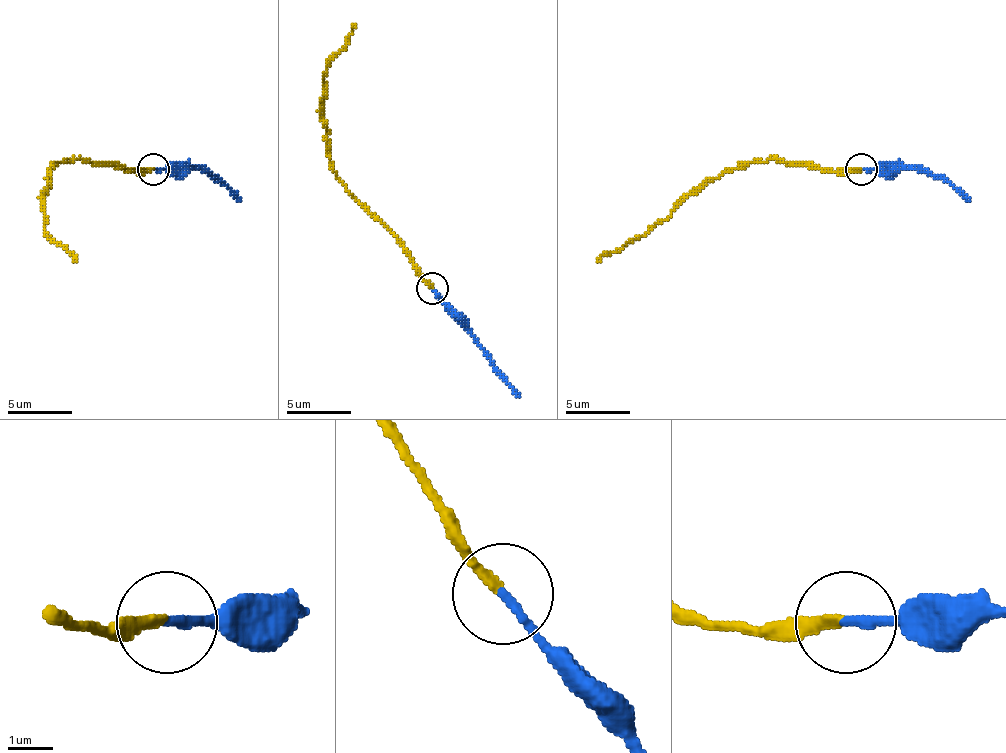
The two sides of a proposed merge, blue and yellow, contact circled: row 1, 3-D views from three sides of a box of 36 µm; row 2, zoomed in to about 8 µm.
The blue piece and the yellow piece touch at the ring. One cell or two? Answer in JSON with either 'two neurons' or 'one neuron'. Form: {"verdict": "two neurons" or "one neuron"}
{"verdict": "two neurons"}

